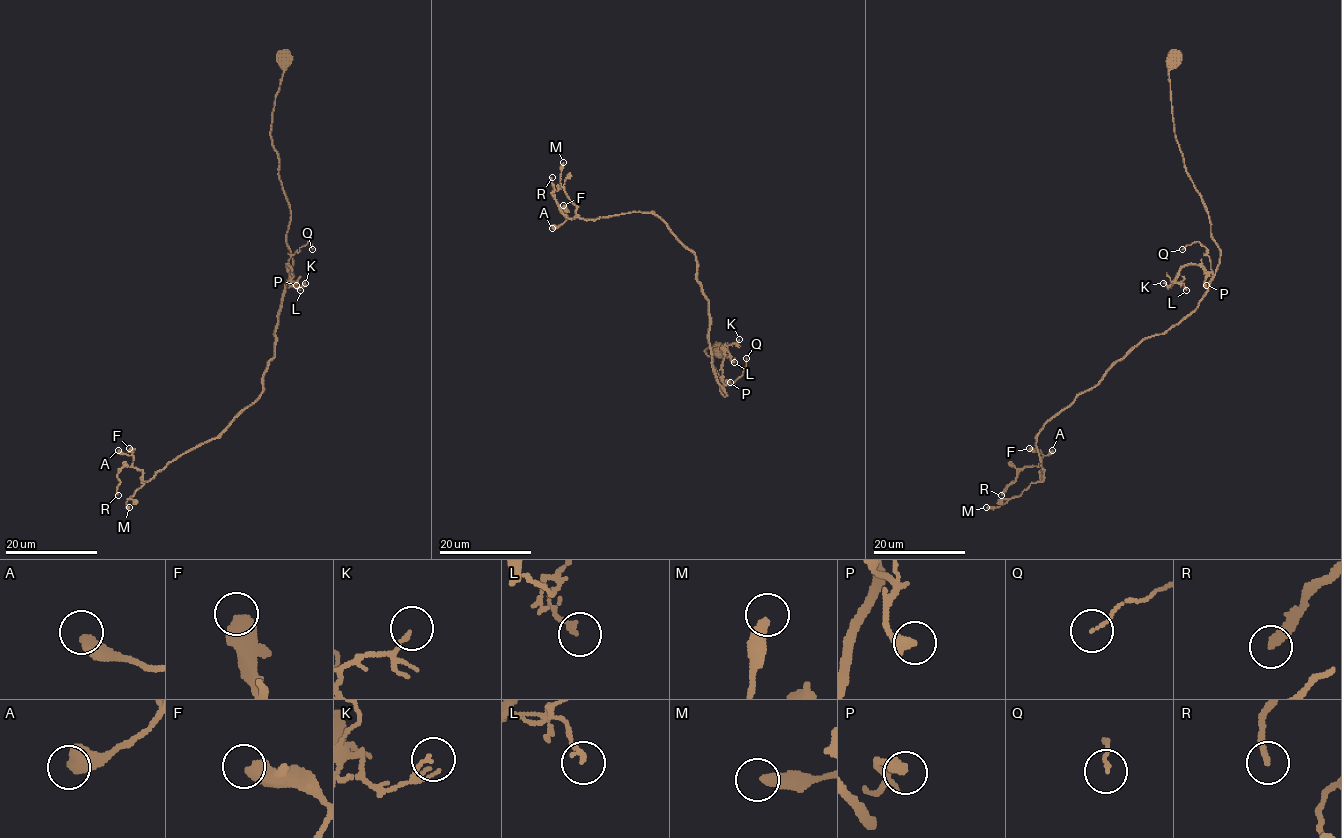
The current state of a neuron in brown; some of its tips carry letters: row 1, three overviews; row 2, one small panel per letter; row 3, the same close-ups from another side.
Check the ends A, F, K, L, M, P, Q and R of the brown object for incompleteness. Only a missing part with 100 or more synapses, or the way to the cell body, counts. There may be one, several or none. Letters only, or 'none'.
R

